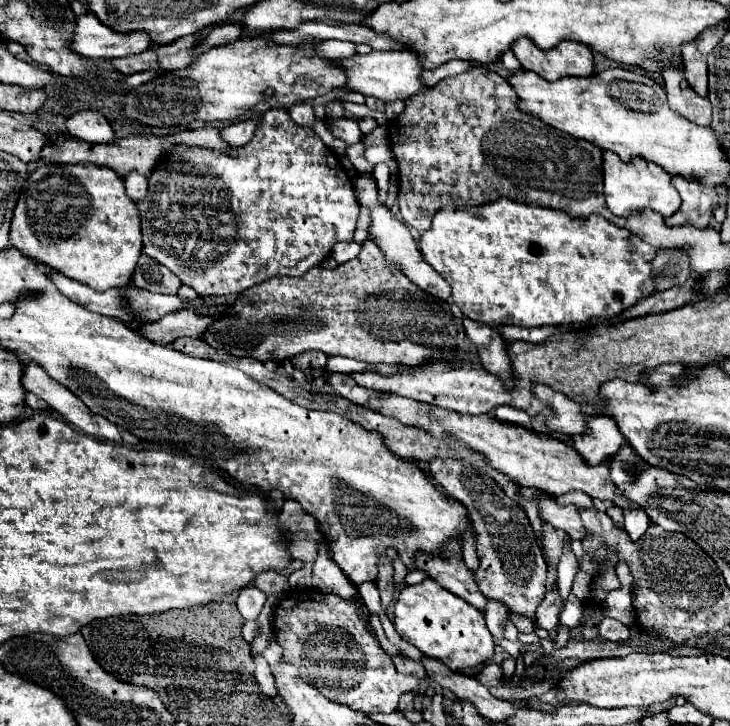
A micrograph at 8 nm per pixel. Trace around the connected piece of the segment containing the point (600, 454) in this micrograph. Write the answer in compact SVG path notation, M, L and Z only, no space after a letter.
M600 415L594 421L596 421L596 425L592 425L592 427L588 425L586 433L572 437L576 451L580 451L580 455L584 455L584 459L588 459L588 463L598 463L598 461L606 459L608 455L616 455L616 451L620 451L620 447L628 445L628 441L620 433L616 421L608 419L606 415Z

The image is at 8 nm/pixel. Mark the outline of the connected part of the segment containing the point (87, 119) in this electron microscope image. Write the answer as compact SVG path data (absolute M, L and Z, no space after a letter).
M80 111L68 117L66 129L72 137L88 143L114 143L114 131L98 111Z

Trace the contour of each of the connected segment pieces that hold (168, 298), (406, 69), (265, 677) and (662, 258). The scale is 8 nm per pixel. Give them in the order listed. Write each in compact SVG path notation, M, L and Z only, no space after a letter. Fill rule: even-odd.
M132 287L132 297L128 303L136 317L144 321L158 321L164 315L186 307L188 301L182 301L178 295L160 295L160 293Z
M372 51L368 55L352 55L352 57L340 57L332 61L334 65L344 69L346 83L344 89L362 93L364 97L376 97L380 101L396 101L396 99L408 99L408 95L414 95L416 91L426 89L420 81L420 73L424 71L418 65L416 55L410 51Z
M252 653L253 661L256 664L255 678L263 693L269 697L277 695L274 677L270 673L269 665L261 654Z
M658 251L652 265L658 269L658 291L674 285L684 285L690 279L688 259L680 251Z

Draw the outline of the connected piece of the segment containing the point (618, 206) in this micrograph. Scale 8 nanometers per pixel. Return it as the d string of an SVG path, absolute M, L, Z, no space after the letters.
M603 151L602 175L604 175L606 205L618 217L632 215L640 209L652 209L652 211L660 213L662 217L670 217L680 207L680 195L672 187L670 175L648 159L634 157L628 163L624 163L615 153Z

